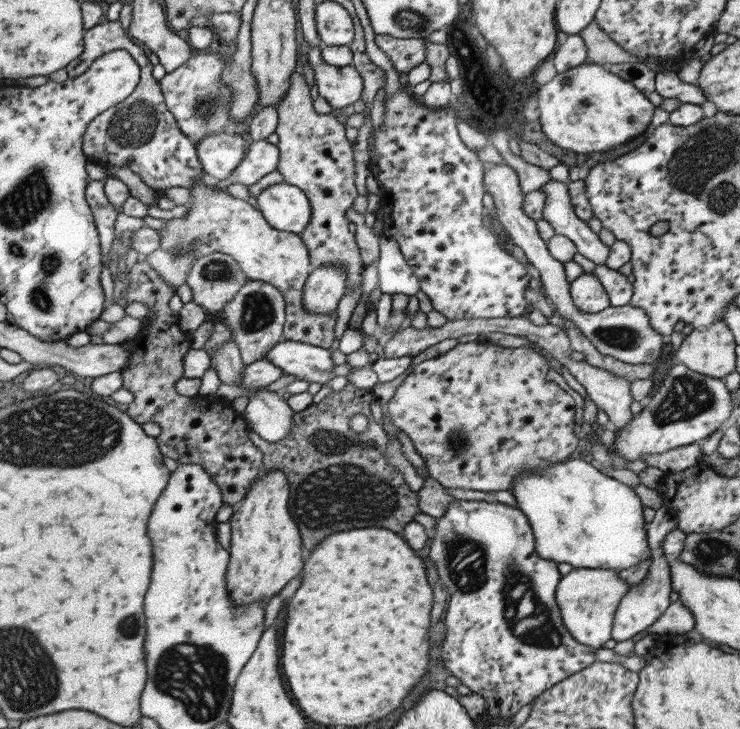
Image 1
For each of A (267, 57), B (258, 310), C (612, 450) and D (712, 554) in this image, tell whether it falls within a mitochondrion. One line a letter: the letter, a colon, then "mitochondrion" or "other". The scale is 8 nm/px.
A: other
B: mitochondrion
C: other
D: mitochondrion

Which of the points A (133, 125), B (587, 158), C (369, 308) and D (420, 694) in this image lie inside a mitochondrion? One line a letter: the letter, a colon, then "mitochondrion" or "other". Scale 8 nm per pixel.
A: mitochondrion
B: other
C: other
D: other

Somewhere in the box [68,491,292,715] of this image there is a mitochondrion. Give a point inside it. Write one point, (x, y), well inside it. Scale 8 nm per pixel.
(128, 627)

